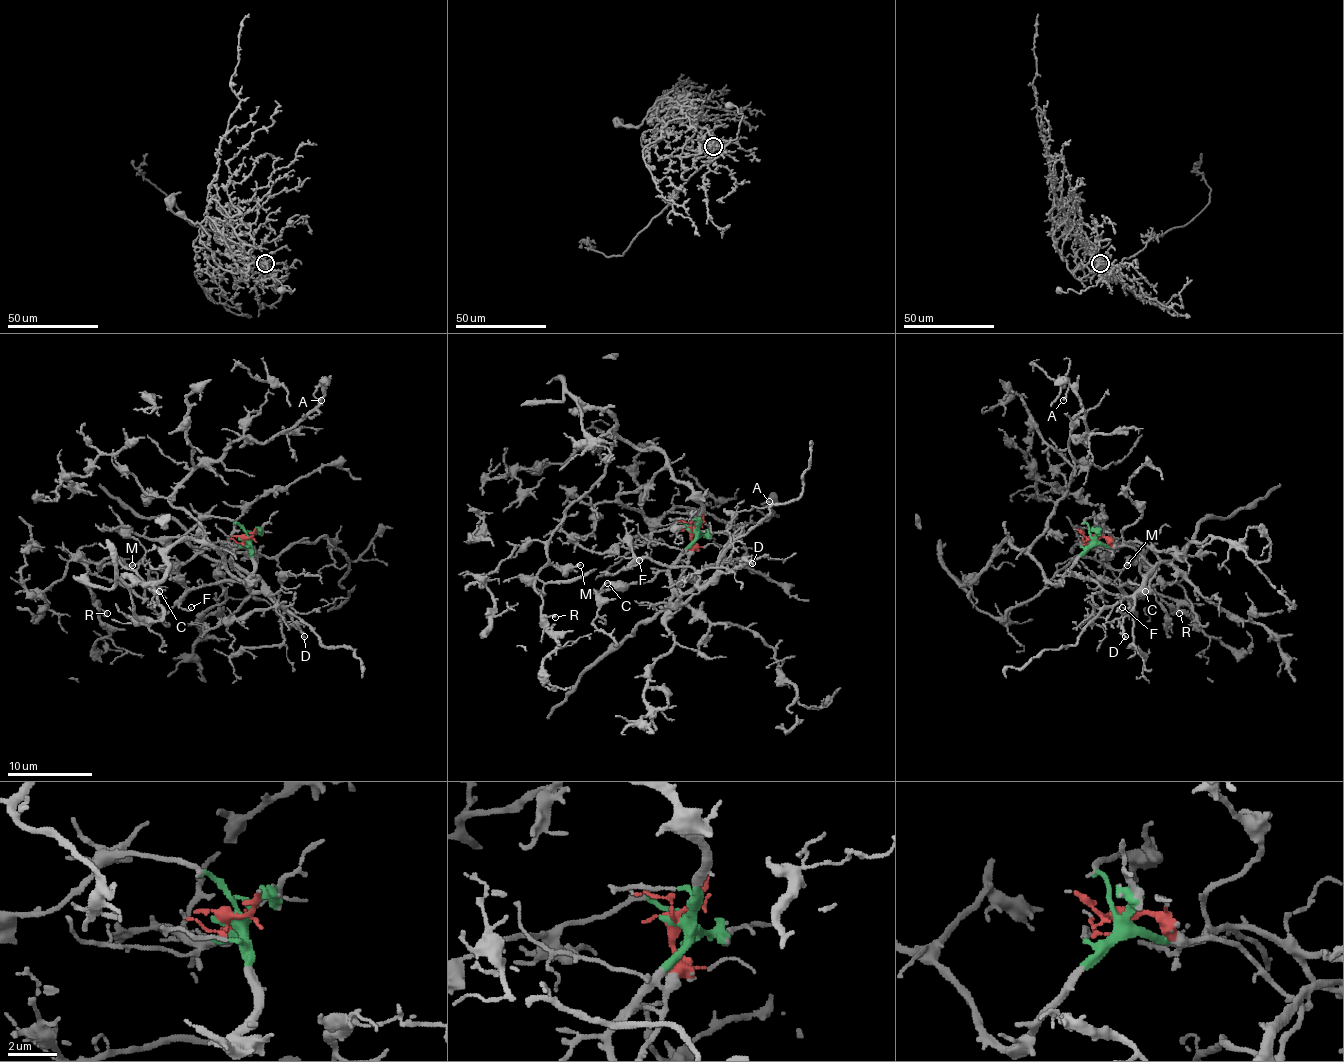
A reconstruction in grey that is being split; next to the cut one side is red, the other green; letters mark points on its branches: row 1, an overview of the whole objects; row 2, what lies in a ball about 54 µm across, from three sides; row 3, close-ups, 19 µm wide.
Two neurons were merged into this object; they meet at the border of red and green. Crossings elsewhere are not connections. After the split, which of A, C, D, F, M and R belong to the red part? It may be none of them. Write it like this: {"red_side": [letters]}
{"red_side": ["D", "F"]}

